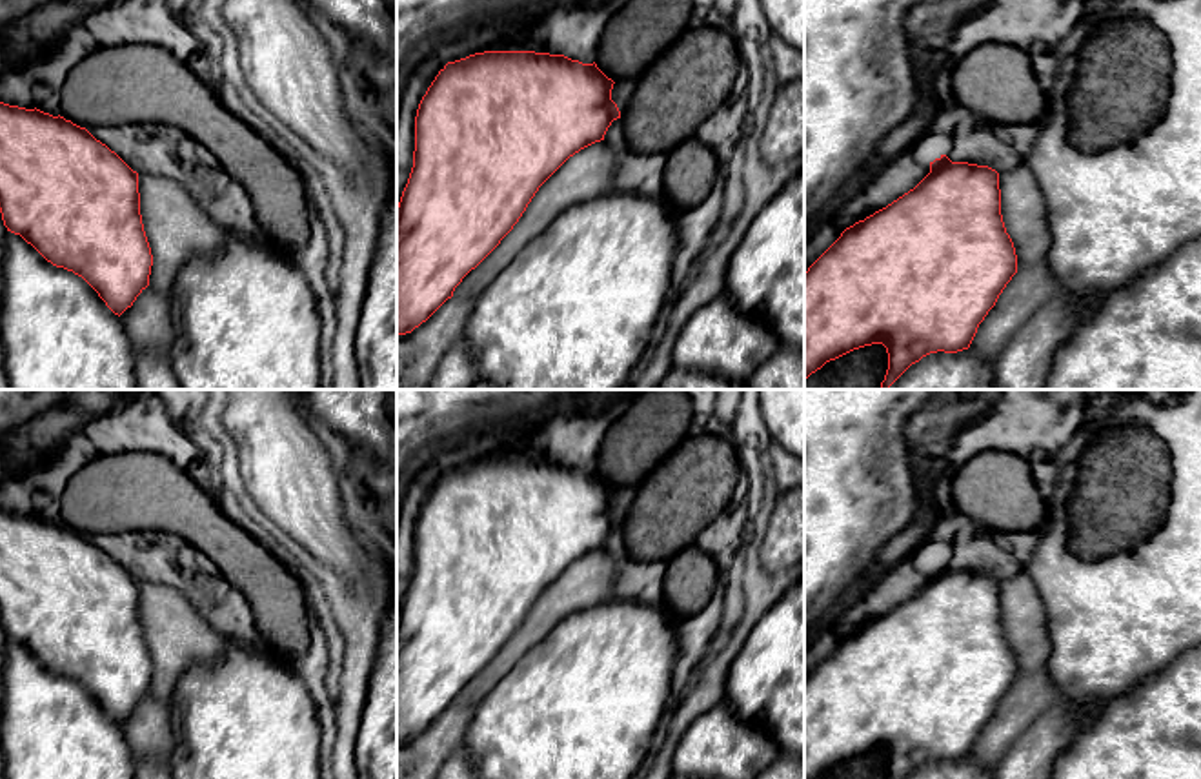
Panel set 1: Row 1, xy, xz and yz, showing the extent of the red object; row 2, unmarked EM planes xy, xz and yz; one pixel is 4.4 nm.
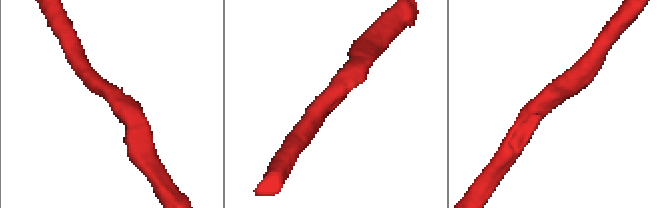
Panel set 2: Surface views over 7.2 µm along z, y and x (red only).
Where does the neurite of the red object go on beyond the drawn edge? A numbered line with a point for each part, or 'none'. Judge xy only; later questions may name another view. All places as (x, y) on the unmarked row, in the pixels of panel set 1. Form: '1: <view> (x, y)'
none

